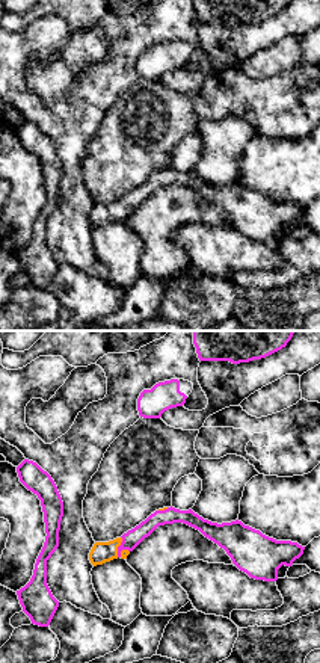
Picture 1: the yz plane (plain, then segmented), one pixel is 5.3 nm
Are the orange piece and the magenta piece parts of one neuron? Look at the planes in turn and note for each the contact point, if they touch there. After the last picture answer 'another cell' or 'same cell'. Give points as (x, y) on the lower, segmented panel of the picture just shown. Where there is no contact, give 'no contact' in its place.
(118, 545)

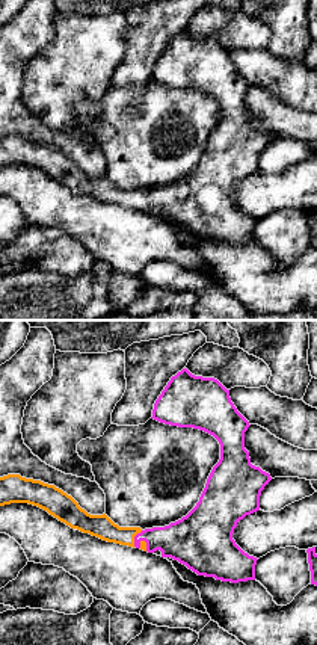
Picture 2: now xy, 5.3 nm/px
(133, 538)

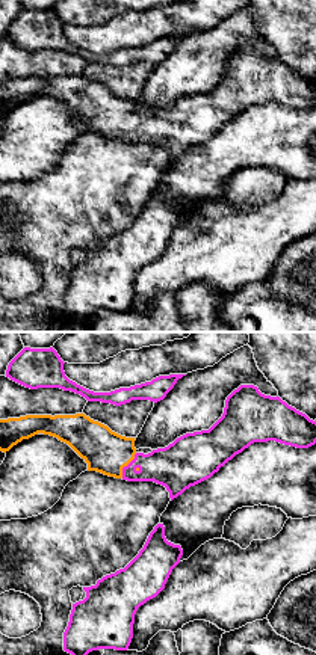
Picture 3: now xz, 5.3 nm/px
(126, 465)

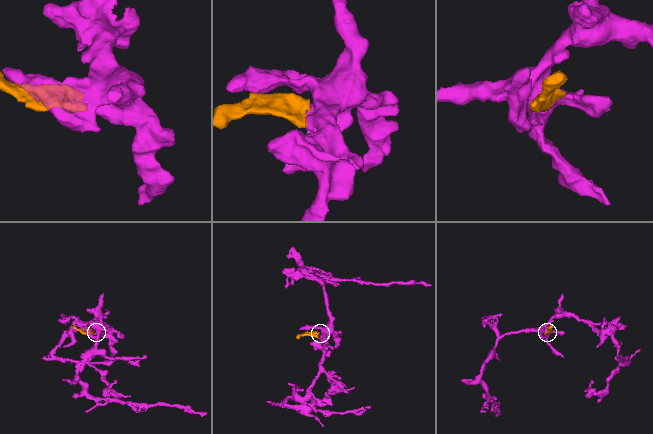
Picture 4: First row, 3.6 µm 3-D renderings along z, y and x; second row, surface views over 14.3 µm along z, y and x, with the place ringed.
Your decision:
same cell

